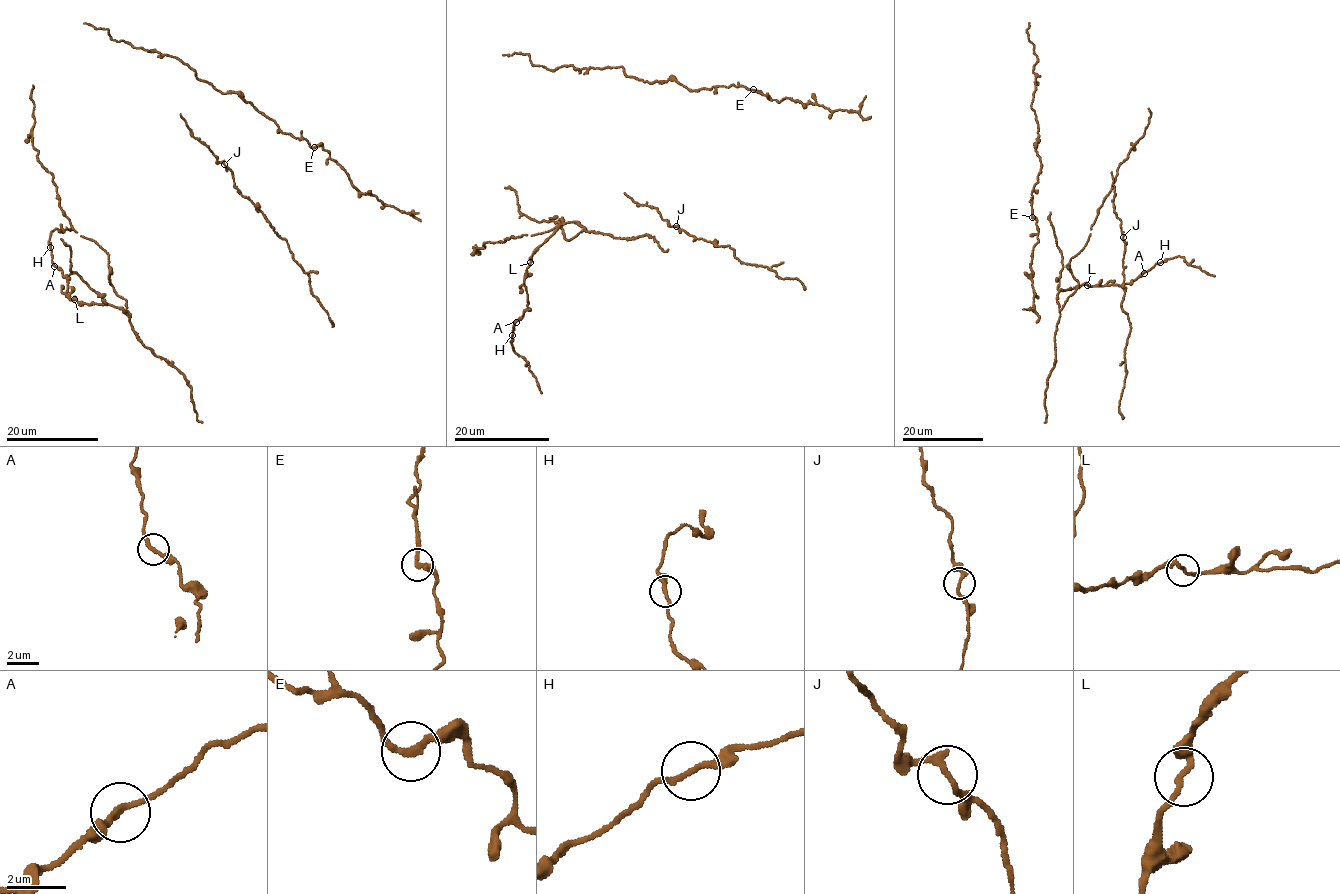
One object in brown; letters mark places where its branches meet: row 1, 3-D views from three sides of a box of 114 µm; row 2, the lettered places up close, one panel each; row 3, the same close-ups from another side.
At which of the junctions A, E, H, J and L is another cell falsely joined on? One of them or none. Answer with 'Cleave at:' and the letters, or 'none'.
Cleave at: none

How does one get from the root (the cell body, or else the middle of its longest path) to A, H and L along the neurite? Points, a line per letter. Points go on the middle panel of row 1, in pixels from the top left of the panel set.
A: (476, 244), (479, 255), (559, 219), (567, 240), (585, 228), (563, 223), (535, 249), (516, 322)
H: (476, 244), (479, 255), (559, 219), (567, 240), (585, 228), (563, 223), (535, 249), (512, 335)
L: (476, 244), (479, 255), (487, 242), (543, 233), (559, 219), (567, 240), (585, 228), (560, 224), (530, 262)

